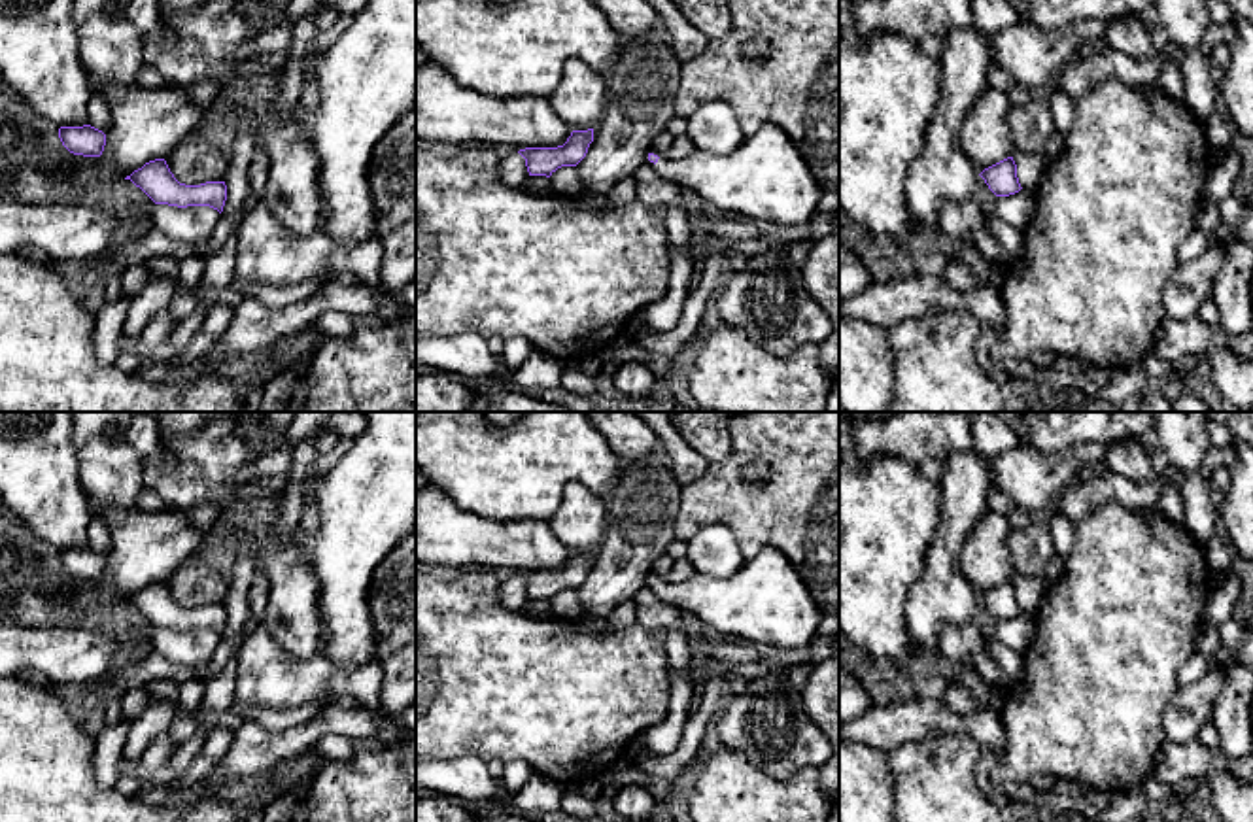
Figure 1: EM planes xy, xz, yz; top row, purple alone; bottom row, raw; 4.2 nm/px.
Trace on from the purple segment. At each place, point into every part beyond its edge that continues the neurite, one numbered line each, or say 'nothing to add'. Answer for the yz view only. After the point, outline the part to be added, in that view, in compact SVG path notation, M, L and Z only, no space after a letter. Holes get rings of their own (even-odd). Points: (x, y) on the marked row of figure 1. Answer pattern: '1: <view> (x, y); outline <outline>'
nothing to add

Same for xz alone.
1: xz (764, 178); outline M764 125L729 153L694 149L684 159L656 163L661 178L695 191L716 214L805 225L816 214L822 189L790 136Z

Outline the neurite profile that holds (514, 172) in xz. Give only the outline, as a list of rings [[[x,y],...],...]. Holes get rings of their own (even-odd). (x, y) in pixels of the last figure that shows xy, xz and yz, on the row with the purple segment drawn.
[[[518,153],[506,159],[501,159],[501,180],[508,187],[524,187],[529,180],[525,159]]]

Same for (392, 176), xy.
[[[416,104],[376,144],[369,187],[378,236],[416,223]]]

